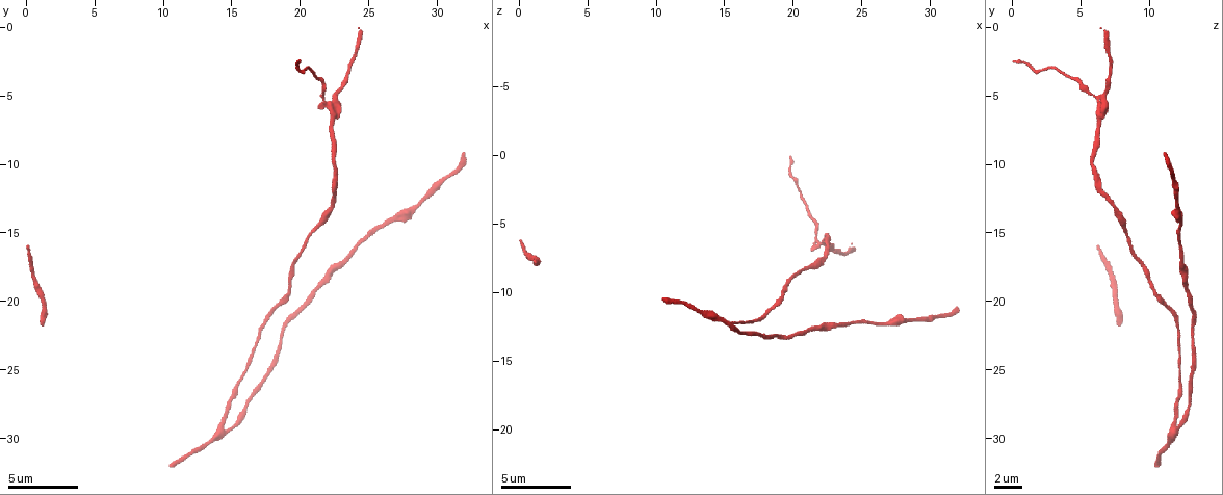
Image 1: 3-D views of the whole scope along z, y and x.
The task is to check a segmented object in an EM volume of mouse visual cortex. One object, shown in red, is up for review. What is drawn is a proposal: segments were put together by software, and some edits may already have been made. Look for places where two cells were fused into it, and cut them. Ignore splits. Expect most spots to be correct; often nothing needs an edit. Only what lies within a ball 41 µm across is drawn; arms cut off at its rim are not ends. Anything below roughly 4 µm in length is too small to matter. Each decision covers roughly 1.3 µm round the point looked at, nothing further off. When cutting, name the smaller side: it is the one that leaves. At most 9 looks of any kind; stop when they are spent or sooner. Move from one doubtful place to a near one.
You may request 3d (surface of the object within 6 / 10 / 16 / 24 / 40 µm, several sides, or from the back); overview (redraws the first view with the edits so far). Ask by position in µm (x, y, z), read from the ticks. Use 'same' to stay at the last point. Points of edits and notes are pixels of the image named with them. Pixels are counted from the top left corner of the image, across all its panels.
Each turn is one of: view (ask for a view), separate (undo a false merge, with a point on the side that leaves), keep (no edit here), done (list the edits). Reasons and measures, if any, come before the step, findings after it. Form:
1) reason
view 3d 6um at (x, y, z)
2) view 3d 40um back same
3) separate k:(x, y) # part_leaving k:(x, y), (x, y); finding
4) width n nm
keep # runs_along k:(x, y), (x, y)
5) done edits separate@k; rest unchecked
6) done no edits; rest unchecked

sudden change in width
view 3d 10um at (19.8, 16.8, 9.0)

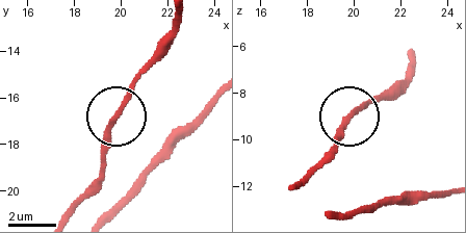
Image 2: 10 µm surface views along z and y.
keep # runs_along 2:(291, 185), (335, 141), (337, 130), (357, 108), (387, 91); continuous, no second cell

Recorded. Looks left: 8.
view 3d 16um at (22.6, 10.0, 5.8)

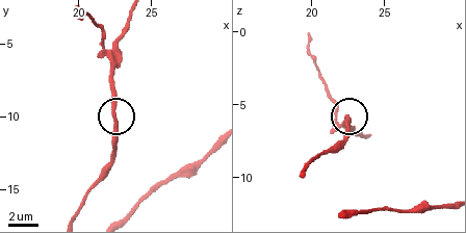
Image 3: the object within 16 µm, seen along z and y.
view 3d 16um back at (22.6, 10.0, 5.8)

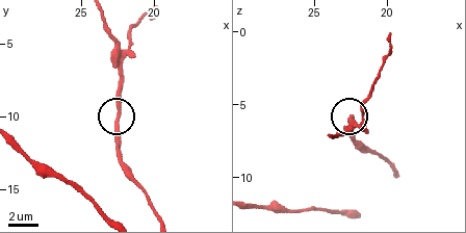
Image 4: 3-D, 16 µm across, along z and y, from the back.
width 280 nm
keep # all the same cell

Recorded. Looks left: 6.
view 3d 6um at (15.8, 25.4, 12.2)

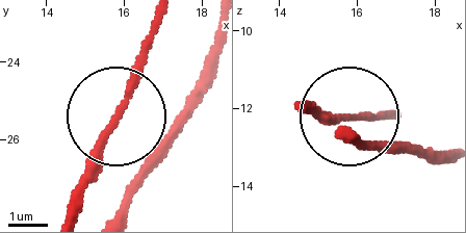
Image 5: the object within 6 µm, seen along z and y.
keep # runs_along 5:(112, 113), (149, 28); all the same cell

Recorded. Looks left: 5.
sudden change in width
view 3d 6um at (21.0, 19.2, 12.8)

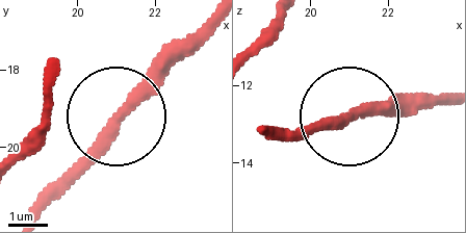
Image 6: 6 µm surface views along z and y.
keep # runs_along 6:(26, 215), (212, 20); continuous, no second cell

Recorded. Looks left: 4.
done no edits; rest unchecked

